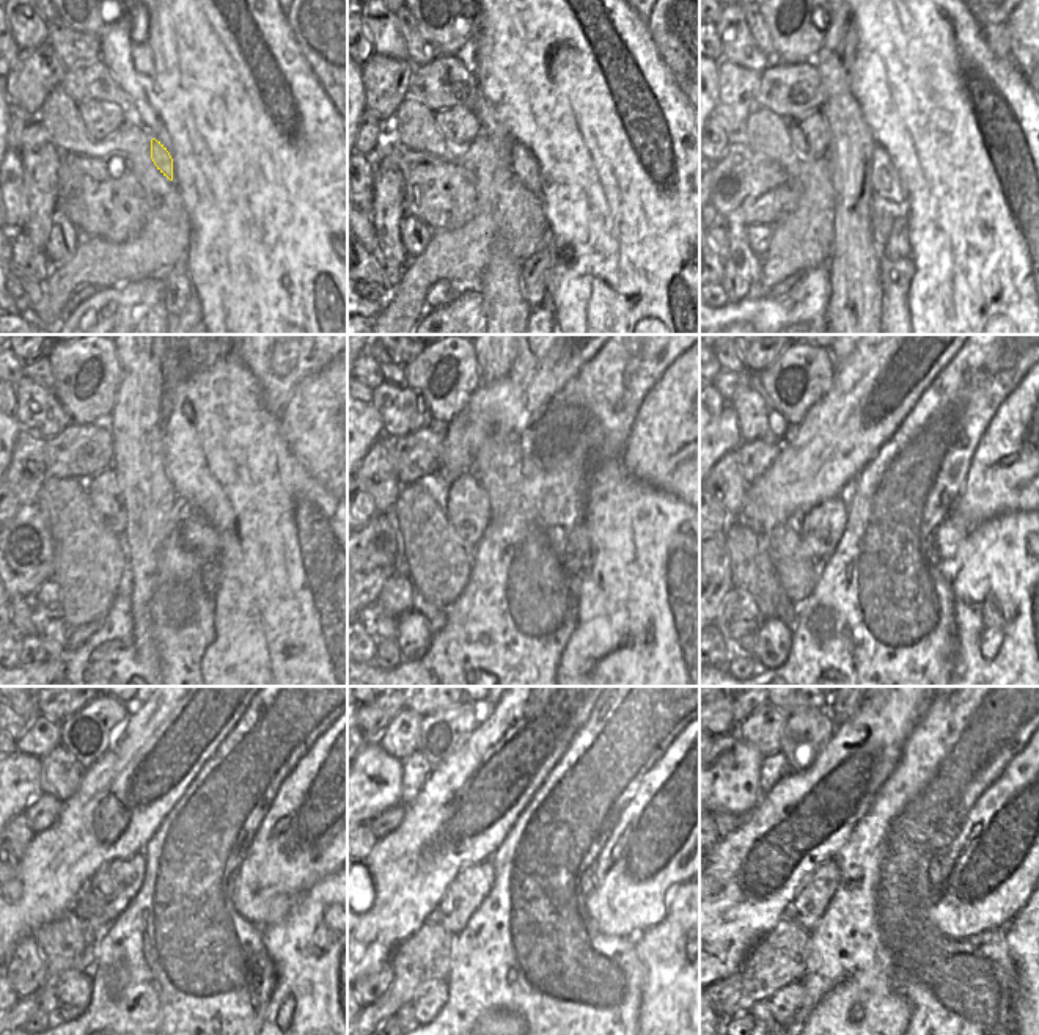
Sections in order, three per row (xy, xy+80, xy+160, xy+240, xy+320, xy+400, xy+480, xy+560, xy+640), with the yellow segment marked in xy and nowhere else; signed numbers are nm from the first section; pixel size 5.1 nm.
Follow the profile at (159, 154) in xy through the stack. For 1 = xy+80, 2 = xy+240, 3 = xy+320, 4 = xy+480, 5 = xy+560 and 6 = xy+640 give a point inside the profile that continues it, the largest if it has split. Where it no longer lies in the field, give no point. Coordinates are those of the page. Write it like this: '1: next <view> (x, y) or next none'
1: next xy+80 (524, 164)
2: next xy+240 (198, 536)
3: next xy+320 (577, 559)
4: next xy+480 (315, 825)
5: next xy+560 (667, 834)
6: next xy+640 (1019, 823)

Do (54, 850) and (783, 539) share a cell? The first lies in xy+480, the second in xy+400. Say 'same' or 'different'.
different

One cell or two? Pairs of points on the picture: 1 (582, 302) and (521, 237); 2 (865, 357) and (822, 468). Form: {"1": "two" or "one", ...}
{"1": "two", "2": "one"}

